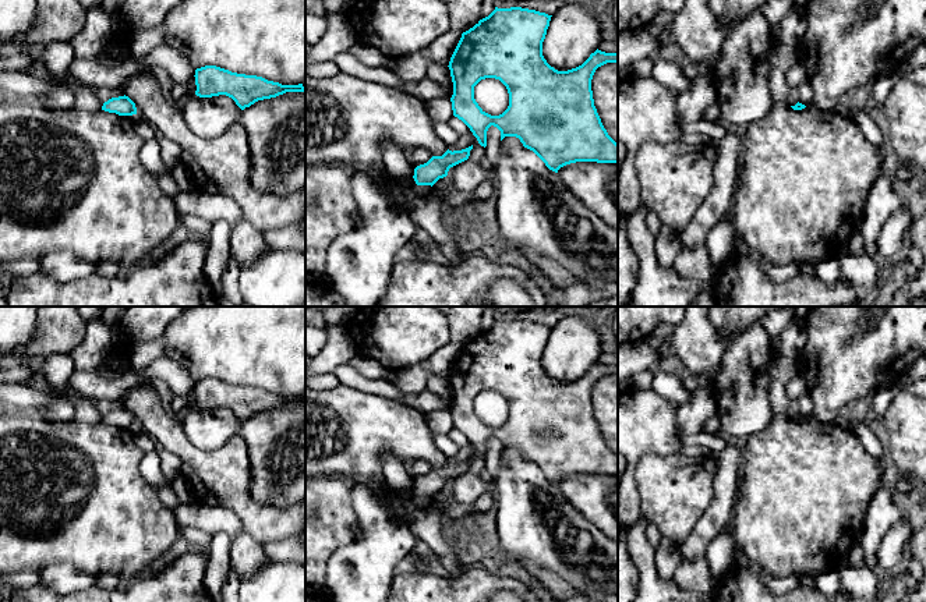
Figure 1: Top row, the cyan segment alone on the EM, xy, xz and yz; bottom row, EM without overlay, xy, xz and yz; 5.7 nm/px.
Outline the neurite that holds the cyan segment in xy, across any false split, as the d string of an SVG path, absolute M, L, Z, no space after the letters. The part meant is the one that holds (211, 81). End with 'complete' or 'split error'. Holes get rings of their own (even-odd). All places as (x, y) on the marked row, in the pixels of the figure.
M205 65L195 70L195 95L212 98L226 95L244 110L258 100L276 98L286 92L304 92L303 84L282 85L257 75L232 72L229 70Z; complete

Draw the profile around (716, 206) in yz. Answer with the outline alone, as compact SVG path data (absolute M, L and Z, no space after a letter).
M727 134L711 142L717 152L714 164L714 187L699 206L694 219L679 234L682 245L694 248L706 244L710 230L729 215L729 205L735 196L738 180L738 157L743 141L736 134Z

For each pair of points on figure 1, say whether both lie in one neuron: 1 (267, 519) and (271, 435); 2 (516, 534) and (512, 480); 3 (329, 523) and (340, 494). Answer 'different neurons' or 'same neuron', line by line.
1: different neurons
2: same neuron
3: same neuron

